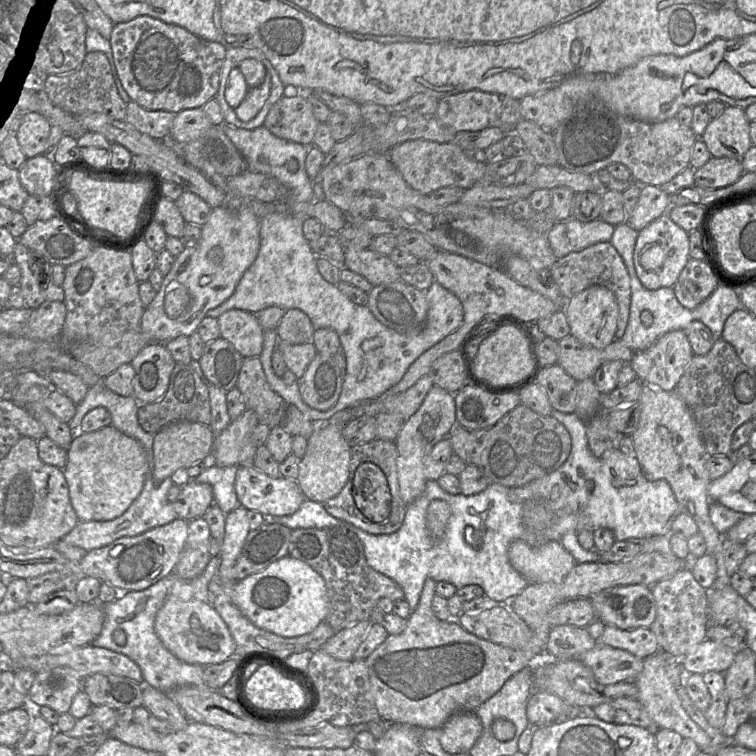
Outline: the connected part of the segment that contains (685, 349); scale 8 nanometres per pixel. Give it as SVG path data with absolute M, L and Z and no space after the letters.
M673 330L647 349L635 351L629 364L643 383L669 392L674 390L692 358L685 330Z

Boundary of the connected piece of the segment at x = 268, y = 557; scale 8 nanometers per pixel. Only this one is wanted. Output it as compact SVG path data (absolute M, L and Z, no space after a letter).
M264 523L258 529L250 530L241 550L241 553L231 568L231 580L240 581L256 574L273 562L289 555L289 546L292 529L280 523Z

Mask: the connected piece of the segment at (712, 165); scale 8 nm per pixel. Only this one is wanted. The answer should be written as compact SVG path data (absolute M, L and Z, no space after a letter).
M711 157L694 171L694 185L702 188L723 188L736 182L744 173L741 160Z

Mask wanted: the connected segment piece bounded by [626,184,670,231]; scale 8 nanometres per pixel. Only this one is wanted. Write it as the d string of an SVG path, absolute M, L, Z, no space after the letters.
M641 185L638 201L633 211L627 215L626 222L640 231L649 223L667 213L670 196L659 186Z

